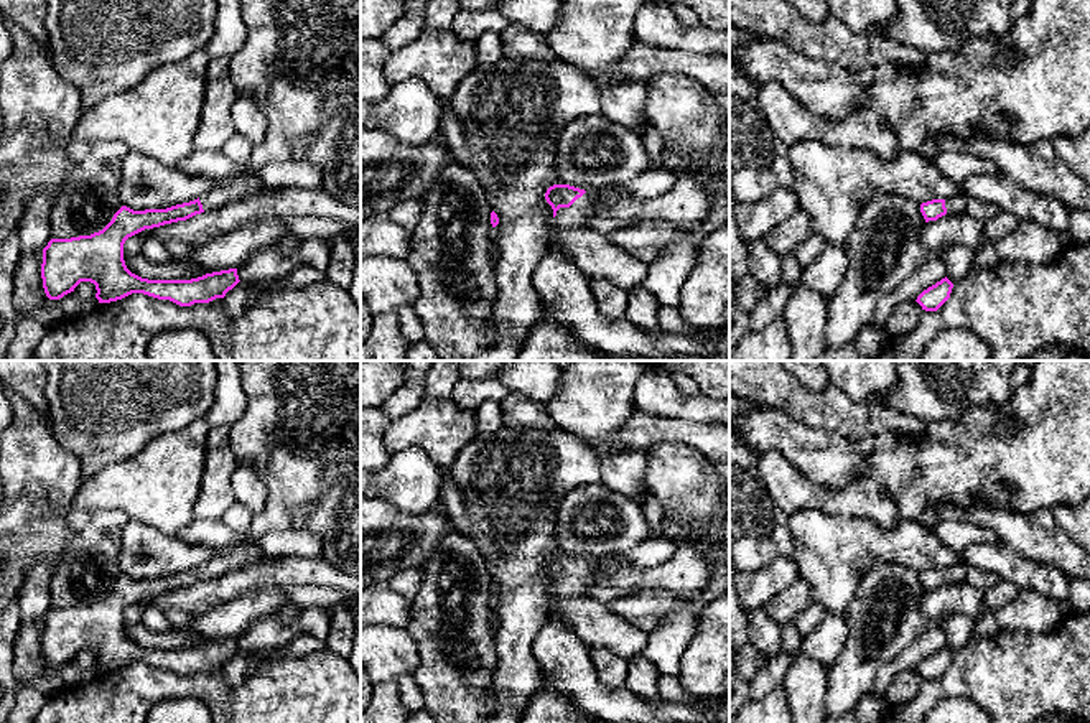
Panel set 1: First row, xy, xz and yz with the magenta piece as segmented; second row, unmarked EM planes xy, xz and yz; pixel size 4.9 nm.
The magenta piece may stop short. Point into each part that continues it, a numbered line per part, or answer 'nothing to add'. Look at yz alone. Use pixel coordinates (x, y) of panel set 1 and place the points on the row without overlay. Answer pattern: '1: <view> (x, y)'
1: yz (957, 573)

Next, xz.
1: xz (583, 578)

